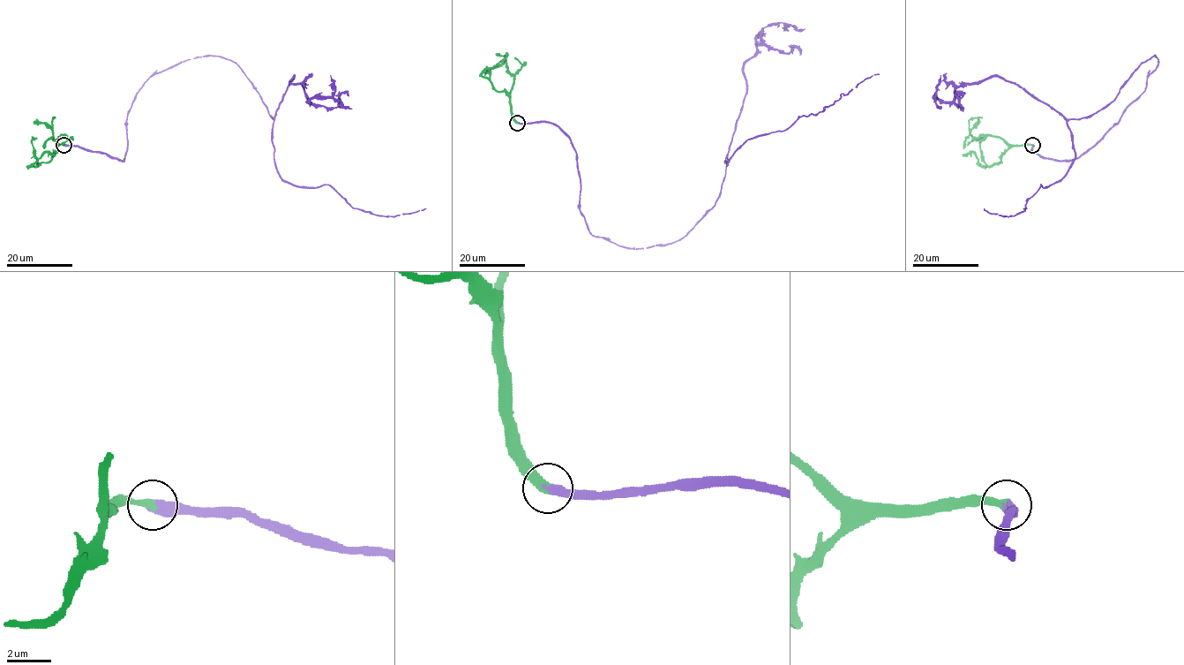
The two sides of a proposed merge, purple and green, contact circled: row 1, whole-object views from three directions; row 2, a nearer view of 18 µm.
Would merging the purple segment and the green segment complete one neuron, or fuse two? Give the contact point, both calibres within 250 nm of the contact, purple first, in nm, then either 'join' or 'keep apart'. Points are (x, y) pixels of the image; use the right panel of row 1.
at (1032, 145); 400 nm thick on the purple side, 400 nm on the other; join

